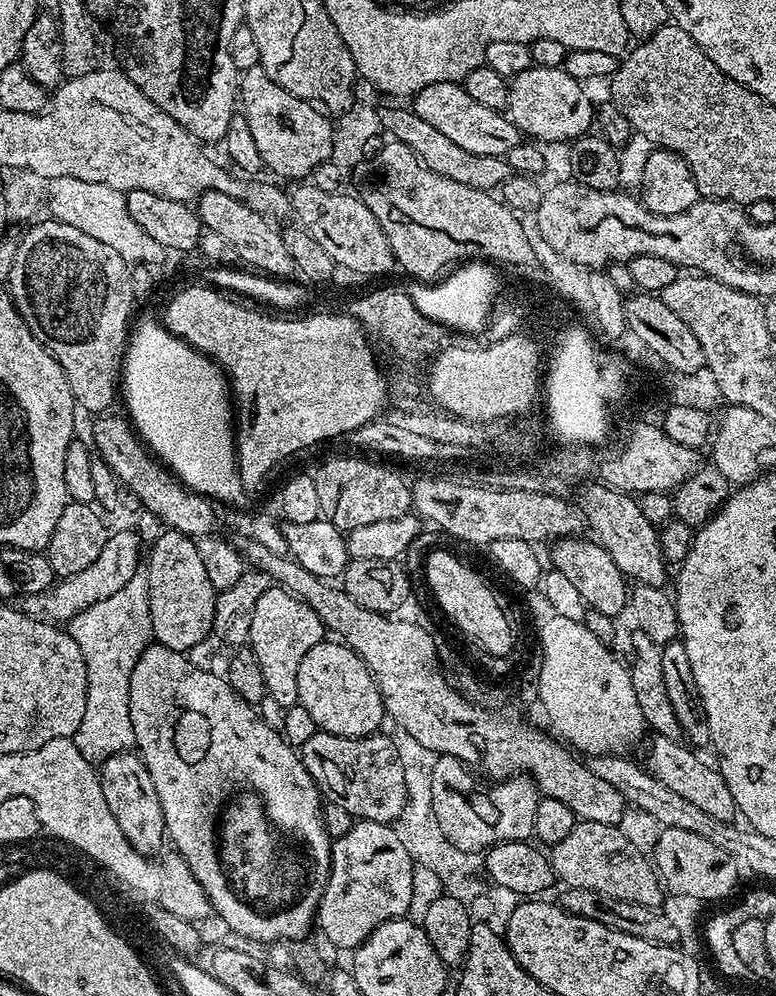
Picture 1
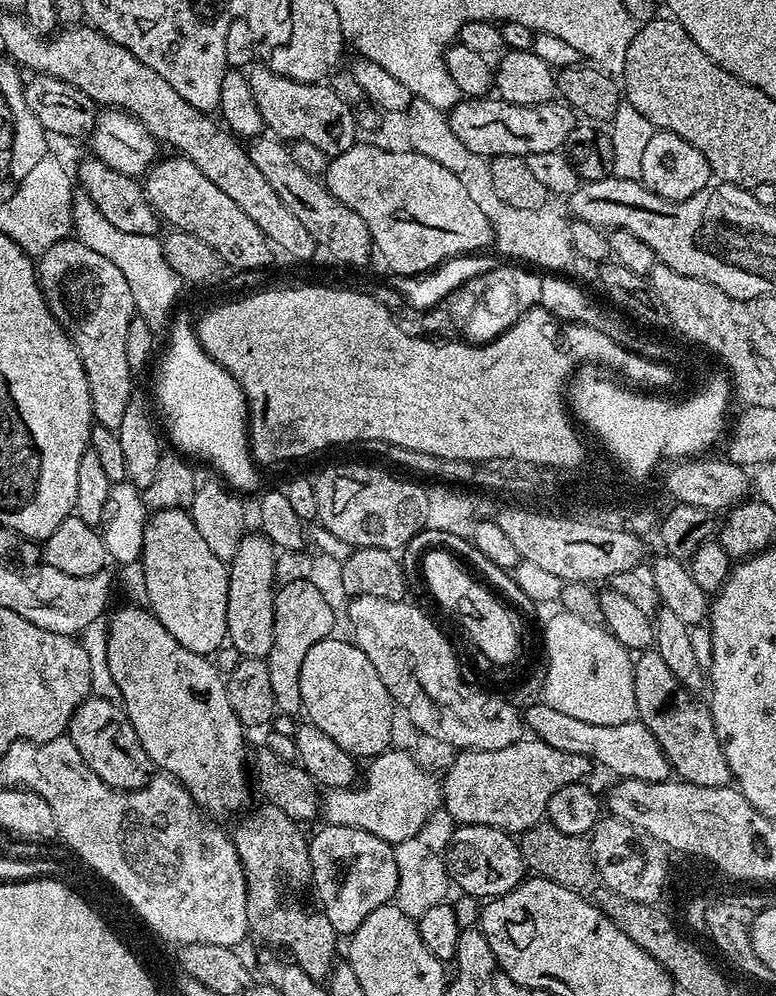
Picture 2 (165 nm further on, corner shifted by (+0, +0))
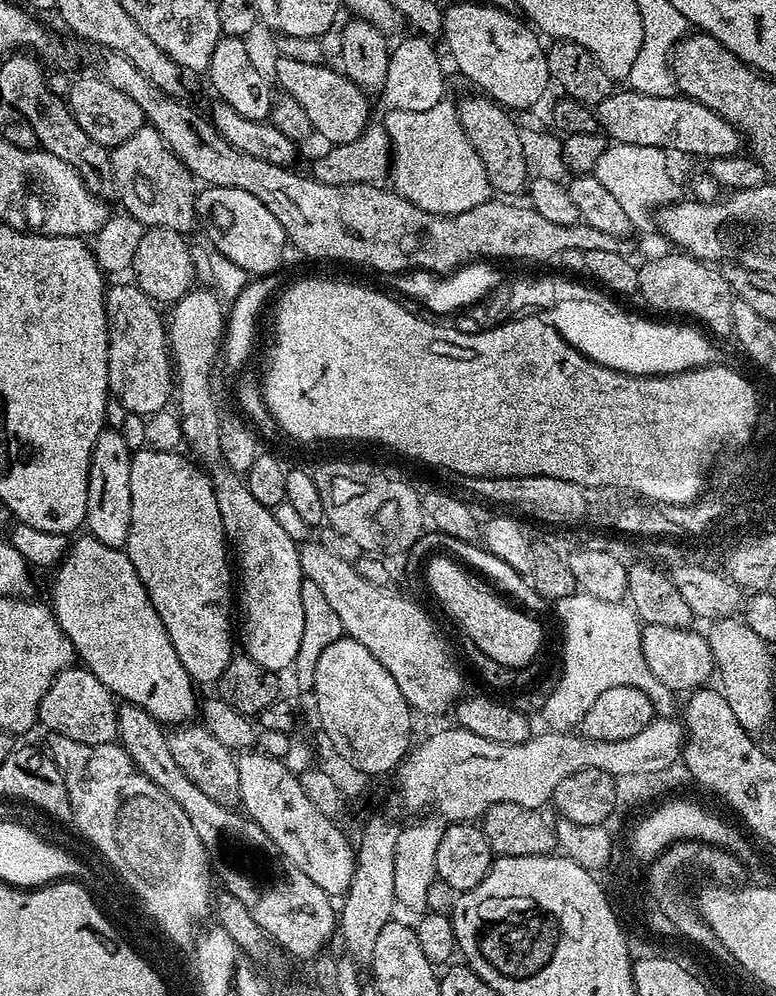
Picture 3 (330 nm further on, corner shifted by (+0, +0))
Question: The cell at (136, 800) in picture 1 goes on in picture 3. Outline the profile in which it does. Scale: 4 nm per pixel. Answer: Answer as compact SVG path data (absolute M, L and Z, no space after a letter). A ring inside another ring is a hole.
M73 666L58 673L50 686L50 690L46 690L40 703L39 723L45 724L49 728L47 730L49 733L74 738L74 742L91 745L111 744L119 737L117 707L117 697L112 695L111 690L105 684L98 682L98 678L93 672L83 666Z

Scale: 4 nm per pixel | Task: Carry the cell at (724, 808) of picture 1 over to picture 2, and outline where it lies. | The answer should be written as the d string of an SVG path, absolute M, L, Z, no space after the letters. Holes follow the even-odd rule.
M543 702L523 709L522 715L527 731L535 739L545 740L554 746L554 750L586 756L595 763L597 760L617 777L644 779L651 784L669 779L669 753L665 752L663 744L657 742L651 730L641 724L639 719L618 726L594 726L590 722L578 722L578 718L570 718L570 714L562 714L562 710L554 710Z

